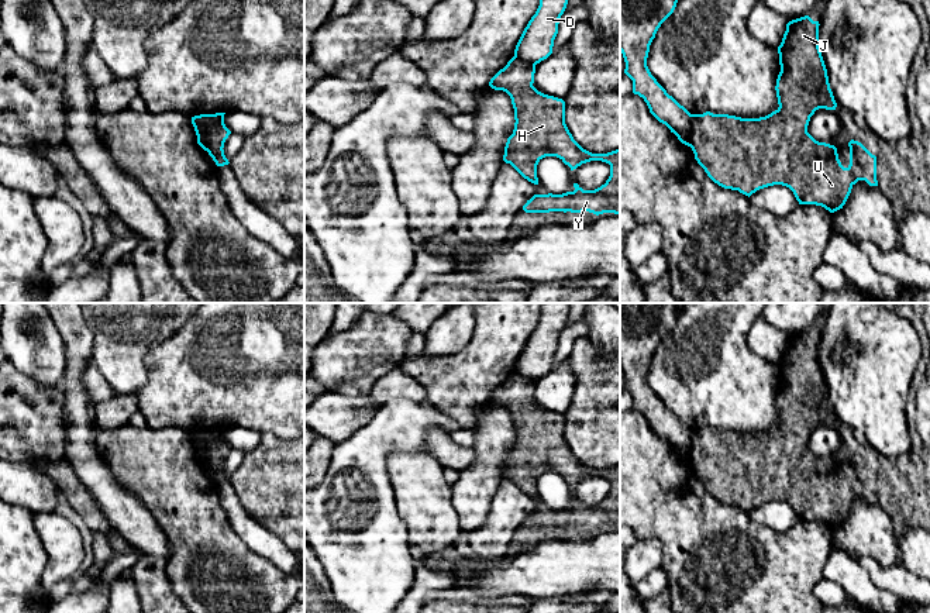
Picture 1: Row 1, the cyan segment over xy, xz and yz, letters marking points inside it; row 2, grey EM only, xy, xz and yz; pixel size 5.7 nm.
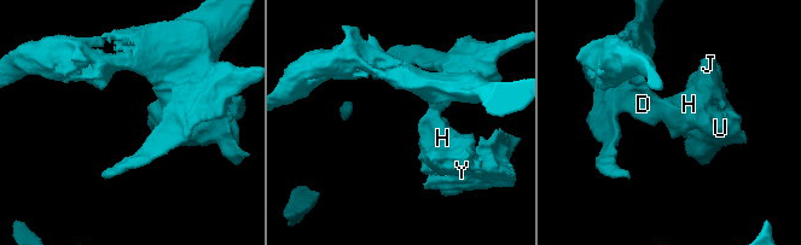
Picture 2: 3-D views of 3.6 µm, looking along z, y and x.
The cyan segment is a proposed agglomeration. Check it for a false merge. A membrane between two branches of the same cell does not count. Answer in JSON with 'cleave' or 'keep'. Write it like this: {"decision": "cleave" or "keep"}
{"decision": "cleave"}

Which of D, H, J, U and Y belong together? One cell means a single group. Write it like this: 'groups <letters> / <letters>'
groups D / H J U Y

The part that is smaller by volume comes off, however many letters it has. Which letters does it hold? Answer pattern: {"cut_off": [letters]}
{"cut_off": ["H", "J", "U", "Y"]}

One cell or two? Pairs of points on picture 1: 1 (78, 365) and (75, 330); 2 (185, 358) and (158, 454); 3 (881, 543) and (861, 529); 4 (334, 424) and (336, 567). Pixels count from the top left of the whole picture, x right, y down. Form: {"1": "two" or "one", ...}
{"1": "one", "2": "two", "3": "one", "4": "two"}

